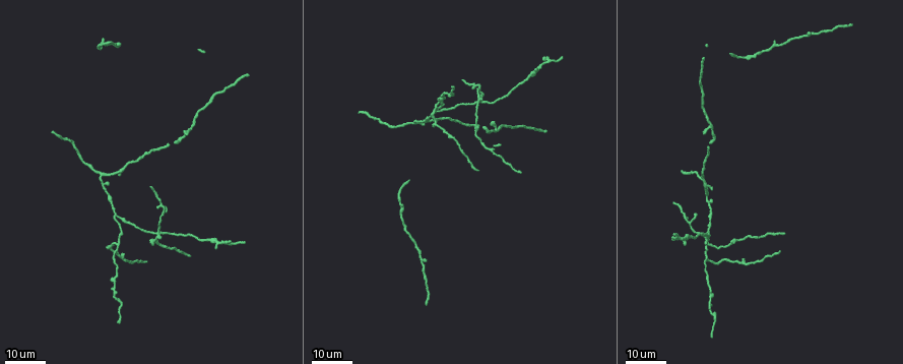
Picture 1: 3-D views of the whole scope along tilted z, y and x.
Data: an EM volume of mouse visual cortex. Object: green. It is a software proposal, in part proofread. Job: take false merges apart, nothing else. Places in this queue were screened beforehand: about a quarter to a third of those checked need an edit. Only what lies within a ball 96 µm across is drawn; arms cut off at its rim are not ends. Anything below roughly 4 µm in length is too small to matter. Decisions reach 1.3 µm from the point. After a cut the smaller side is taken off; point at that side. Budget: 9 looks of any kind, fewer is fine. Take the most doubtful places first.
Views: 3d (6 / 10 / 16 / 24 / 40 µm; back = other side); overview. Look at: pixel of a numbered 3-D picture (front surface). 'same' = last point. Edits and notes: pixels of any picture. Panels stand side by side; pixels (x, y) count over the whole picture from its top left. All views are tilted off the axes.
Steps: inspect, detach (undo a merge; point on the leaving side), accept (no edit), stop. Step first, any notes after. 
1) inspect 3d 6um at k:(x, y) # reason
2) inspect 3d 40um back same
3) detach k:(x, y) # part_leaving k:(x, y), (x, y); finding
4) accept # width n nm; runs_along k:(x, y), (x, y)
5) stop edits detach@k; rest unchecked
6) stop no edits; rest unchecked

inspect 3d 16um at 1:(114, 216) # side arm on a straight run

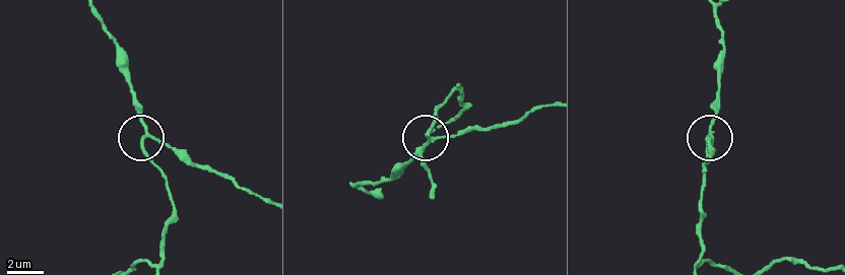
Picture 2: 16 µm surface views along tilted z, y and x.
inspect 3d 6um at 2:(145, 137)

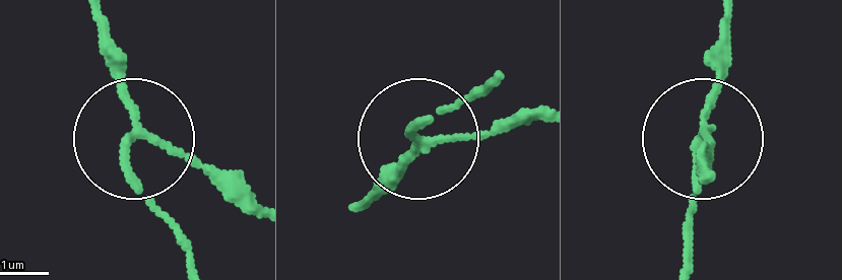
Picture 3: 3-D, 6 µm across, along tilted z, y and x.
accept # width 140 nm; runs_along 3:(362, 199), (417, 146), (412, 122), (486, 85); continuous, no second cell

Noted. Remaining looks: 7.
inspect 3d 16um at 1:(707, 240)

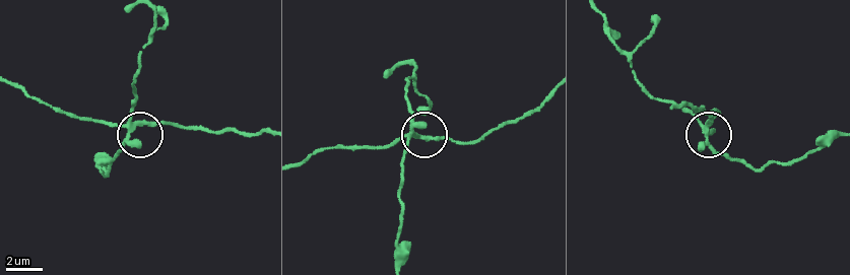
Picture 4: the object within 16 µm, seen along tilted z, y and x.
inspect 3d 10um at 4:(705, 137)

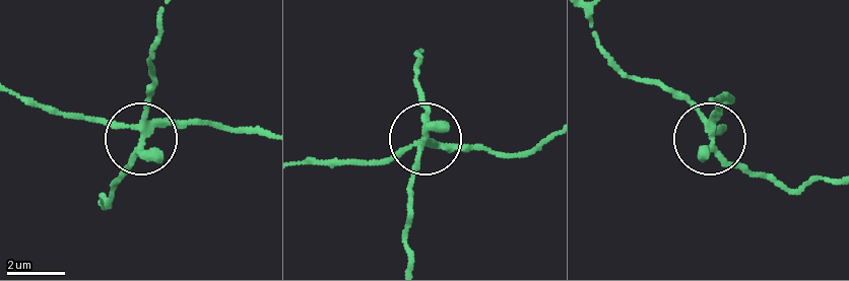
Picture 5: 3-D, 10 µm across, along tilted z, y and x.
inspect 3d 6um at 5:(711, 140)

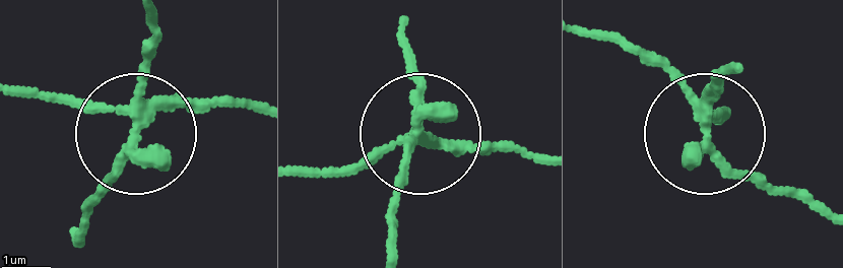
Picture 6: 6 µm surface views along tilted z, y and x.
detach 6:(148, 48) # width 280 nm; two cells meet here

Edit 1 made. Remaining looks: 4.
inspect 3d 24um at 1:(117, 244) # side arm on a straight run

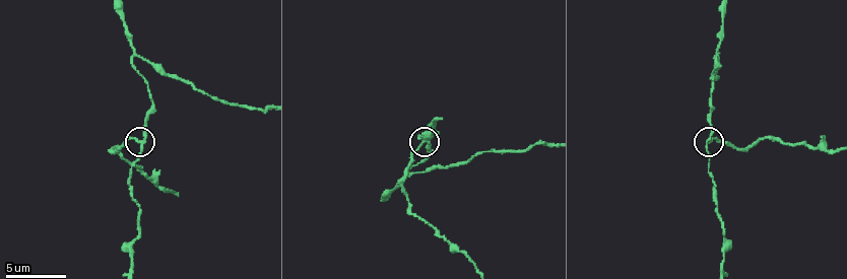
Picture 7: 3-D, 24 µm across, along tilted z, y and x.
inspect 3d 6um at 7:(142, 142) # zoom in

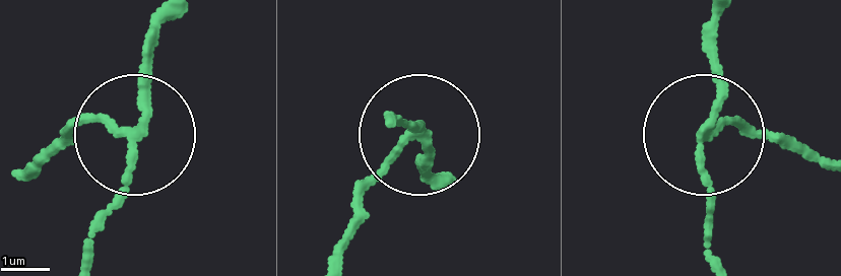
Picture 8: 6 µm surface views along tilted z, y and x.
detach 8:(59, 132) # part_leaving 8:(118, 128), (74, 129), (41, 170); two cells meet here

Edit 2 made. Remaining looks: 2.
stop edits detach@6, detach@8; rest unchecked

